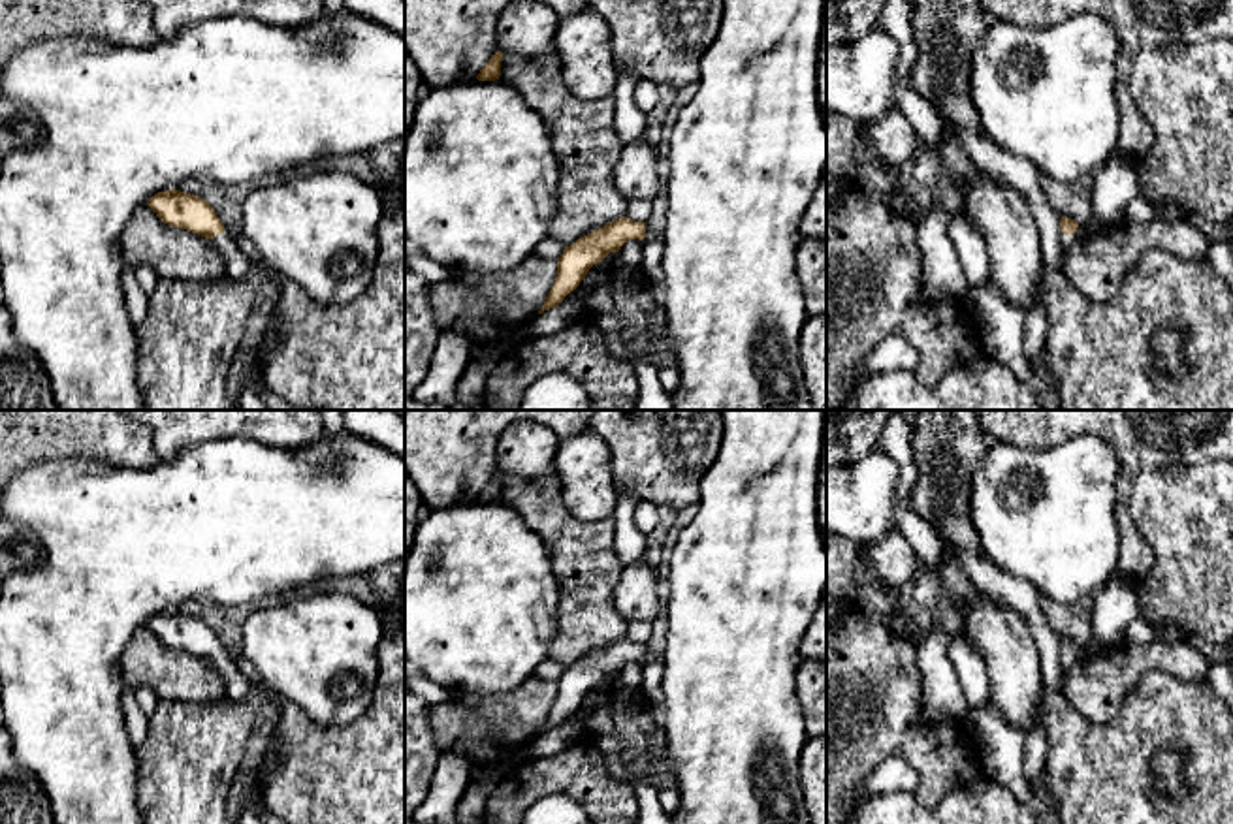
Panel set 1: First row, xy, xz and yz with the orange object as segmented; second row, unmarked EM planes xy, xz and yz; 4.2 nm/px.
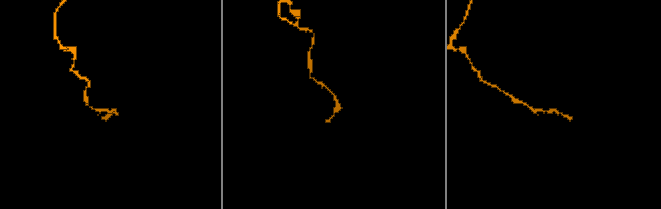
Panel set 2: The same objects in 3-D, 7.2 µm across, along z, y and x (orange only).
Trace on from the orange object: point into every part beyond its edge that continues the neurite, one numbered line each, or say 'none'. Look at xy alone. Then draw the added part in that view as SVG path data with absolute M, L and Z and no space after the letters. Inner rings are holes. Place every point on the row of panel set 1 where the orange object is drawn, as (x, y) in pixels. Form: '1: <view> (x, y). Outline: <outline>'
1: xy (238, 268). Outline: M226 233L213 237L213 241L226 256L226 273L230 278L241 282L252 282L258 277L247 256L239 250L235 243L230 241Z

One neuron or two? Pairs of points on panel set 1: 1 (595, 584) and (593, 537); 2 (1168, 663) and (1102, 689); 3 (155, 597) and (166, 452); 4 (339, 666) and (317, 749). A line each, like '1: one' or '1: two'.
1: one
2: one
3: two
4: two

